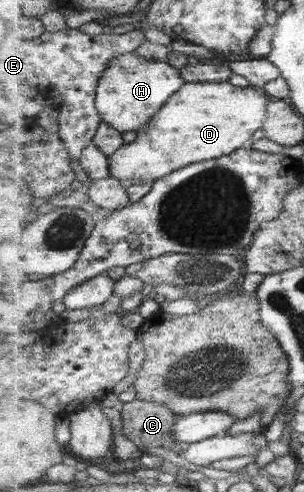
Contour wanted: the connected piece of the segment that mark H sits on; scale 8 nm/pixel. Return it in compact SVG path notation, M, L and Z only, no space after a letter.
M134 52L113 59L98 82L96 107L101 120L117 131L138 131L187 83L179 68L168 61L147 60Z

